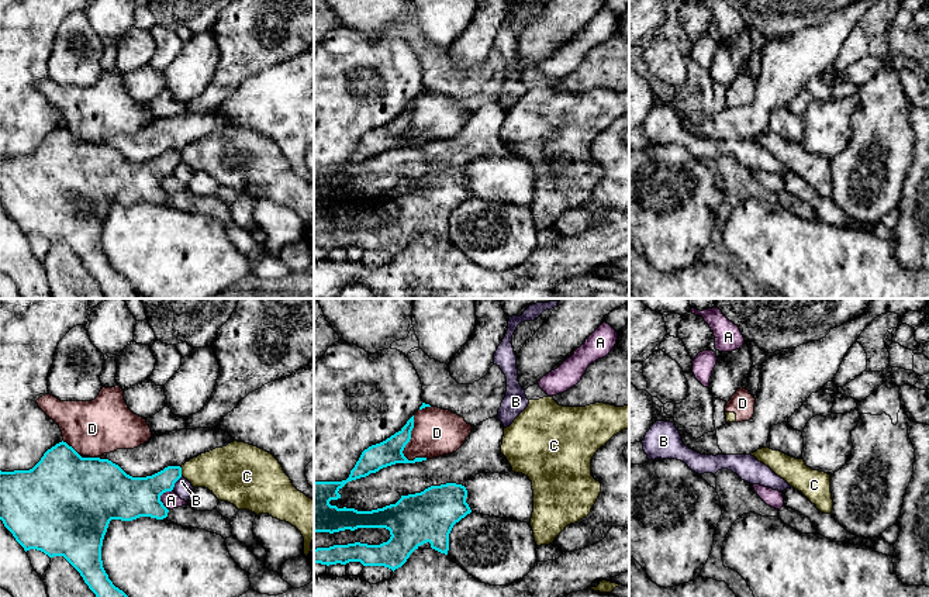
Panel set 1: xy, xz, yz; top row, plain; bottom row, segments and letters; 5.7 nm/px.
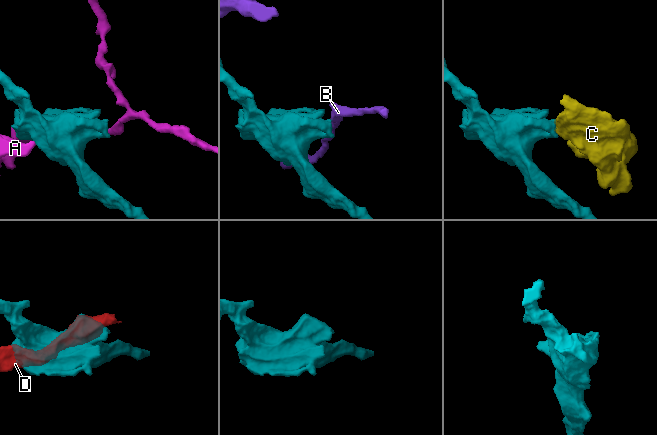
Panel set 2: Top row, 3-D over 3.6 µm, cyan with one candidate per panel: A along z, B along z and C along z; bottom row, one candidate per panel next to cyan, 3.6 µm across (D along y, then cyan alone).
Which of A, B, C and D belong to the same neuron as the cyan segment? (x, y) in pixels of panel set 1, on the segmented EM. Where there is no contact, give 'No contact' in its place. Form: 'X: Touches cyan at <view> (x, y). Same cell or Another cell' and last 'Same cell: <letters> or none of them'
A: Touches cyan at xy (159, 497). Another cell
B: Touches cyan at xy (175, 482). Another cell
C: Touches cyan at xy (180, 470). Another cell
D: Touches cyan at xz (410, 438). Another cell
Same cell: none of them

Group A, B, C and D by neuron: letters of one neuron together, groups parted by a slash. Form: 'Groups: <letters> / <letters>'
Groups: A / B / C D

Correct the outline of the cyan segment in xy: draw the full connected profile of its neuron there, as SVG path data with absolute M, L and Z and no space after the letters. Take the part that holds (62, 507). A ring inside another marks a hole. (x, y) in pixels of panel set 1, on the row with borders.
M62 441L30 470L0 470L0 520L25 552L37 549L49 558L63 556L96 597L128 597L113 584L103 567L101 546L108 524L111 520L132 521L139 517L166 518L169 510L160 496L172 491L180 477L180 466L132 477L108 459L82 458Z

